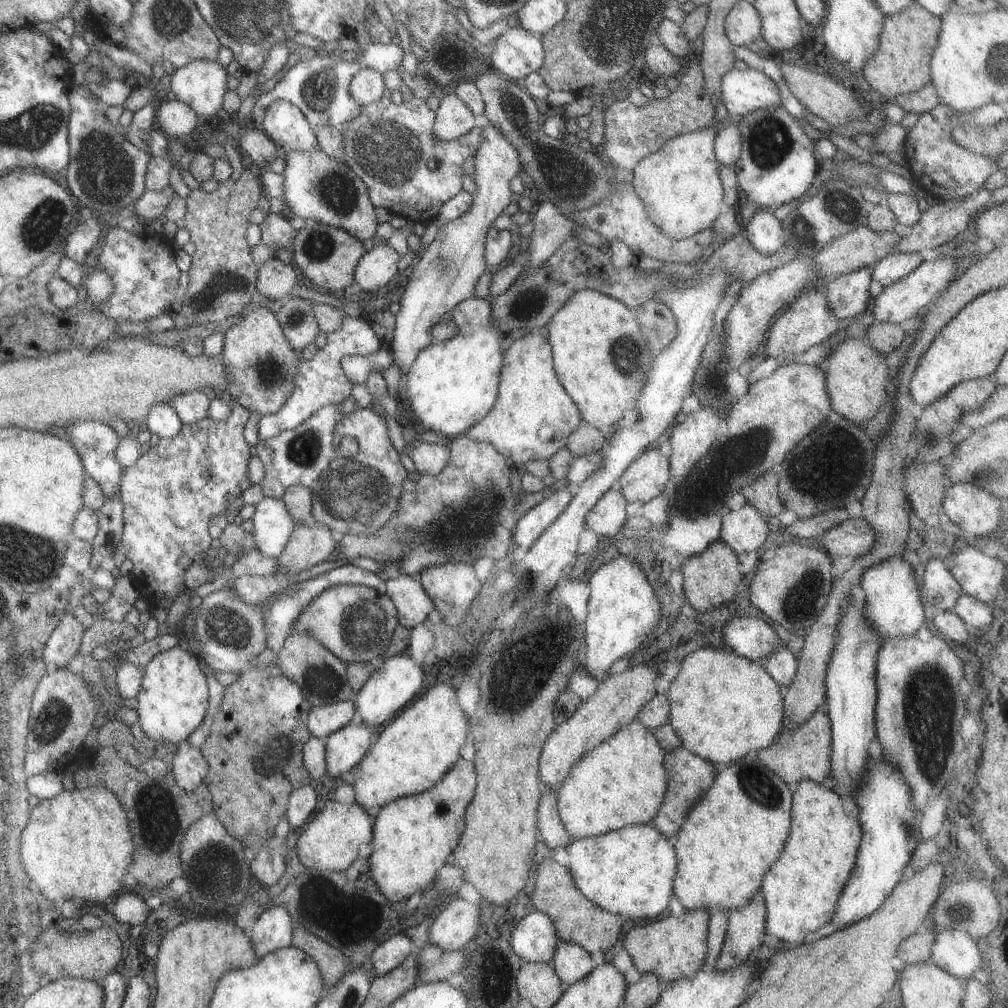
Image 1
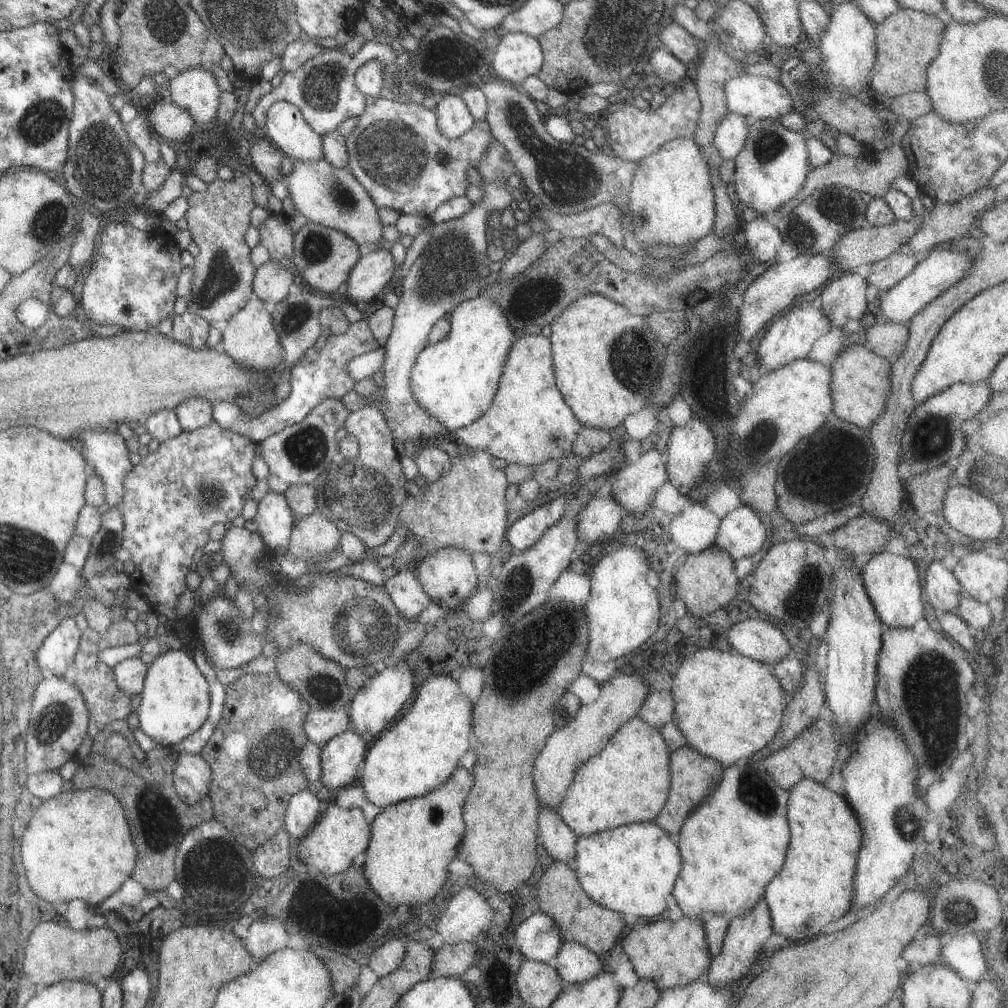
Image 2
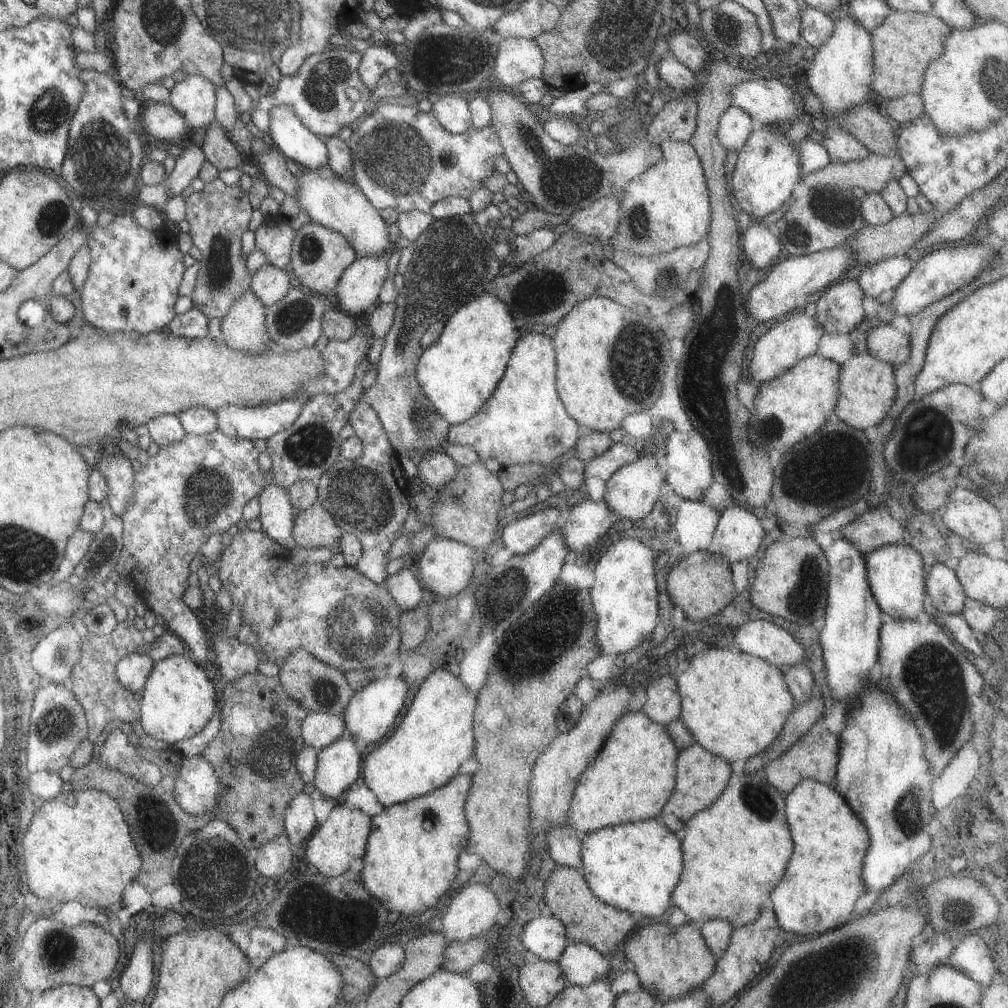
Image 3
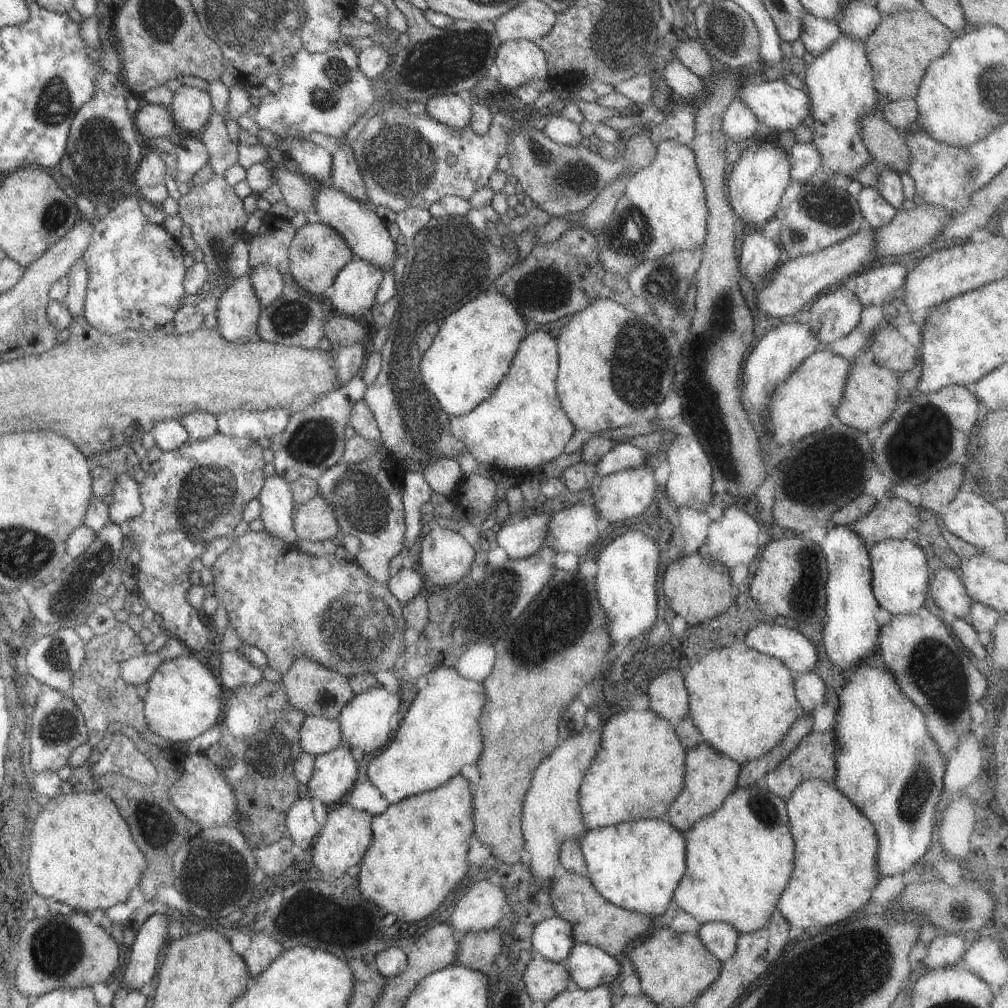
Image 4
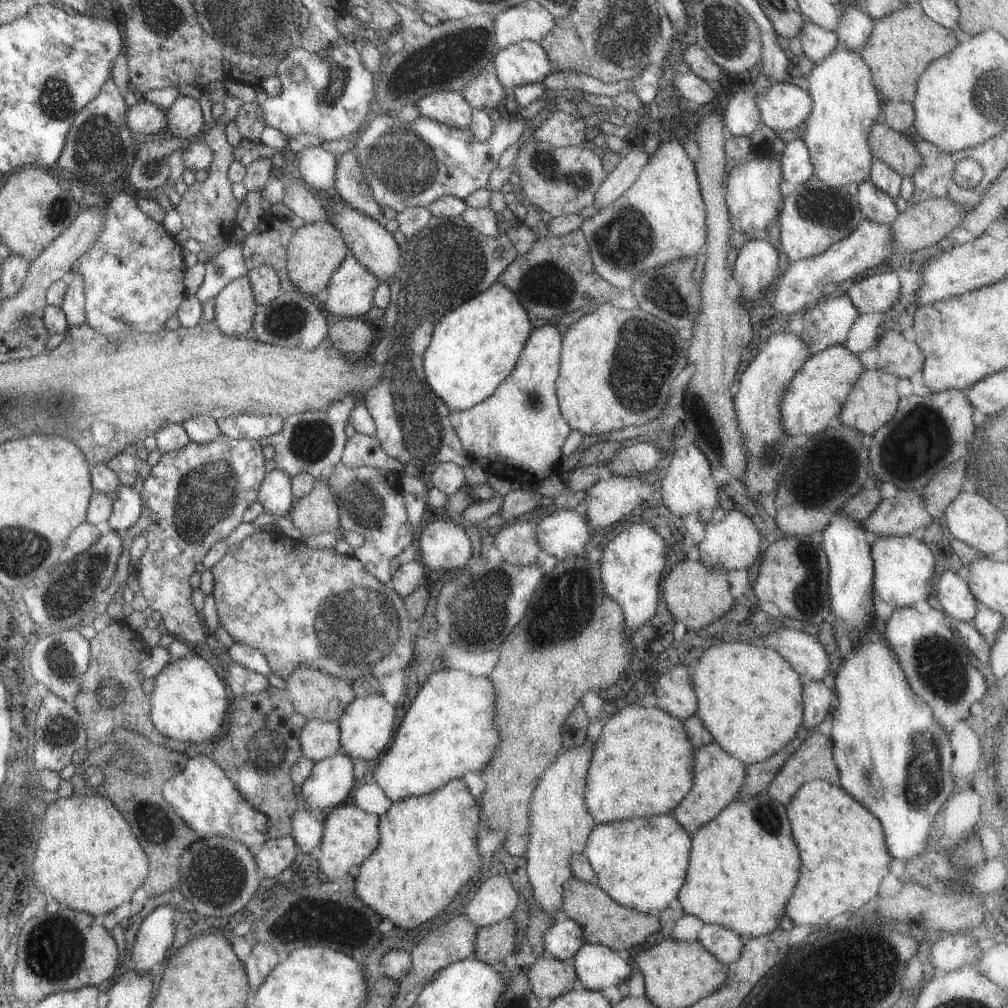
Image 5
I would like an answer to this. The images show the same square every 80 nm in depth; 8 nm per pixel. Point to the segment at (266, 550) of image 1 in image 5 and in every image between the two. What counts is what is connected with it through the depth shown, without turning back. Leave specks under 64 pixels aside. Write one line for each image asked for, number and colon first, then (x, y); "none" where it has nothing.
2: (274, 519)
3: (276, 515)
4: (276, 504)
5: (274, 494)

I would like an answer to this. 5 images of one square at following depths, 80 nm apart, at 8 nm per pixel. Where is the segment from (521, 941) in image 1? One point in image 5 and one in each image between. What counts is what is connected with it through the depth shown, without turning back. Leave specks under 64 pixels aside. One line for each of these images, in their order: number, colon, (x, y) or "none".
2: (537, 938)
3: (543, 936)
4: (552, 937)
5: (563, 938)

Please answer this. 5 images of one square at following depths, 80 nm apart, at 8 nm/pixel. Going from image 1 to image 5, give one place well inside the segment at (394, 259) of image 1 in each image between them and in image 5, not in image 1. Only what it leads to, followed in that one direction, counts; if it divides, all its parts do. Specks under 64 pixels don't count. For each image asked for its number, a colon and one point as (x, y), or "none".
2: (370, 274)
3: (357, 288)
4: (354, 286)
5: (348, 294)

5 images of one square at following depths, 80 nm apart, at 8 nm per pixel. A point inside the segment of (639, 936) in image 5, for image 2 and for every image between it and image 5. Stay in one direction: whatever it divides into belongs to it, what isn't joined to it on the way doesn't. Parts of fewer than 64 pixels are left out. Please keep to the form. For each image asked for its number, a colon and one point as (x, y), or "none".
2: (559, 895)
3: (586, 920)
4: (594, 921)

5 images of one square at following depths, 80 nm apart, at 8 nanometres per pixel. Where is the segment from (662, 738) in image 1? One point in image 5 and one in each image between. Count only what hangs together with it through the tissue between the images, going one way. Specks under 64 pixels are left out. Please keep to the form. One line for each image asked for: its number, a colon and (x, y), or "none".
2: (693, 777)
3: (700, 778)
4: (709, 777)
5: (716, 776)

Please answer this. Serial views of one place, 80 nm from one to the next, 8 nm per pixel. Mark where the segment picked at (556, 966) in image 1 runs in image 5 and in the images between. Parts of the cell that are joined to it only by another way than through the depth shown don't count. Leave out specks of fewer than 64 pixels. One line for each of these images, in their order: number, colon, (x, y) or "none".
2: (574, 963)
3: (580, 964)
4: (588, 966)
5: (597, 967)

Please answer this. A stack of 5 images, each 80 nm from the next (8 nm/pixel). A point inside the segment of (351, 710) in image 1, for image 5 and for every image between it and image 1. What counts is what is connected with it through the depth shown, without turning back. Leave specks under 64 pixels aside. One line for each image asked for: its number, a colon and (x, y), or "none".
2: (321, 724)
3: (317, 730)
4: (317, 735)
5: (318, 740)

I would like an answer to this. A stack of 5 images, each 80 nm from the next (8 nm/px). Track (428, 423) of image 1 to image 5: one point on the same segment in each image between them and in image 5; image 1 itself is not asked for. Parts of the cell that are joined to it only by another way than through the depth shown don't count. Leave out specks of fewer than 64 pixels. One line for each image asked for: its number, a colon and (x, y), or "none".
2: (454, 379)
3: (457, 373)
4: (472, 349)
5: (472, 348)

